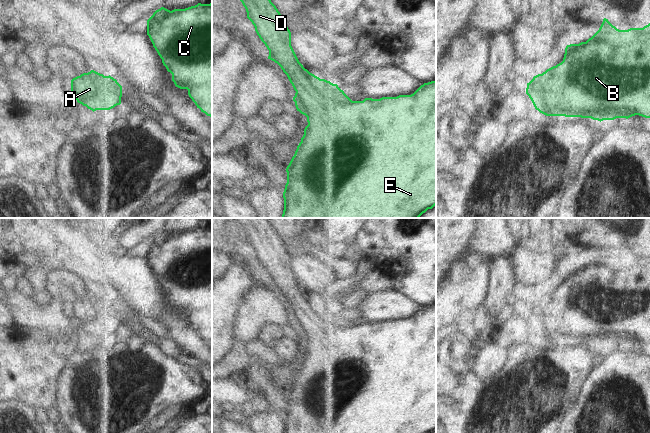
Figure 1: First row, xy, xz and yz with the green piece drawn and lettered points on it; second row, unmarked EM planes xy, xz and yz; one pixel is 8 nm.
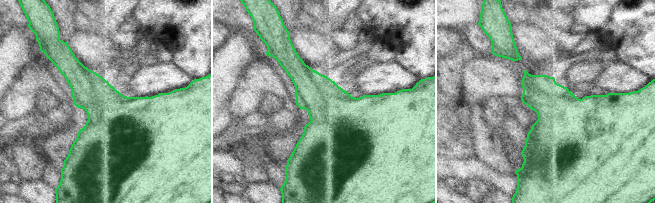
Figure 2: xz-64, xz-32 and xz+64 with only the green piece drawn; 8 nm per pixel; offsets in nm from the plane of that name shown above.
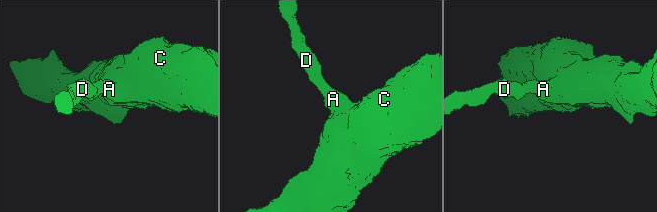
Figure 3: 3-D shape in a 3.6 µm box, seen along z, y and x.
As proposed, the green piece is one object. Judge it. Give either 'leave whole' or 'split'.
leave whole

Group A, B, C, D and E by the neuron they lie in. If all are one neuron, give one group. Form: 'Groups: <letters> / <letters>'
Groups: A B C D E

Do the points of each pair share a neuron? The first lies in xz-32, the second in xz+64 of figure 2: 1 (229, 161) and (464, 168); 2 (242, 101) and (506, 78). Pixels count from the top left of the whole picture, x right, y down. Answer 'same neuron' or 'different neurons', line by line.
1: same neuron
2: same neuron

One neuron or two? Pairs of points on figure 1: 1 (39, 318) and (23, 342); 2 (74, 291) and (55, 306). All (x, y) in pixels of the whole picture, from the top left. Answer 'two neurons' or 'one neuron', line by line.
1: two neurons
2: two neurons

